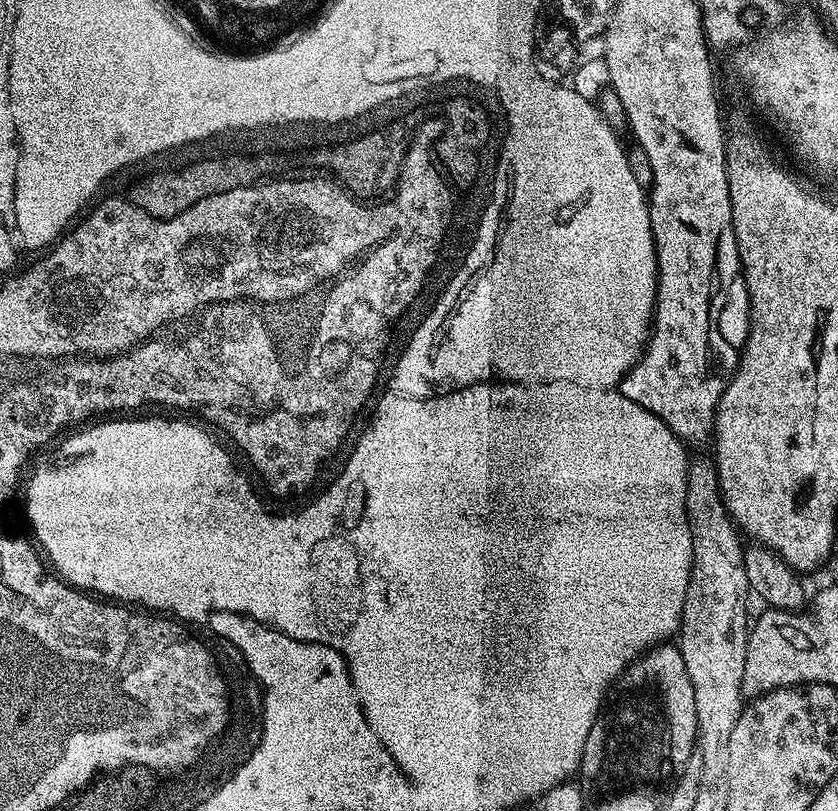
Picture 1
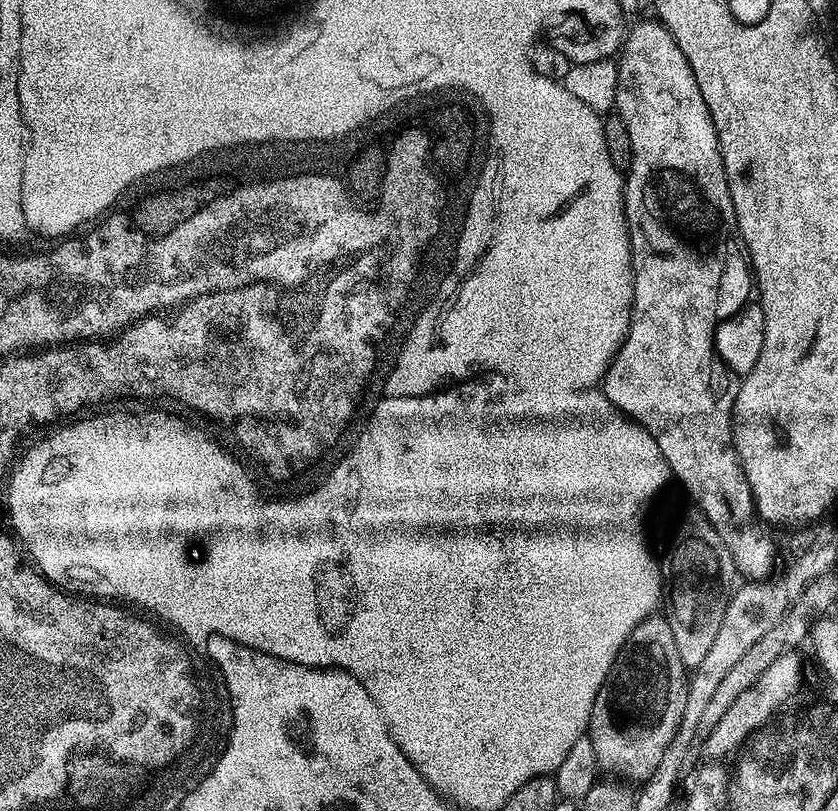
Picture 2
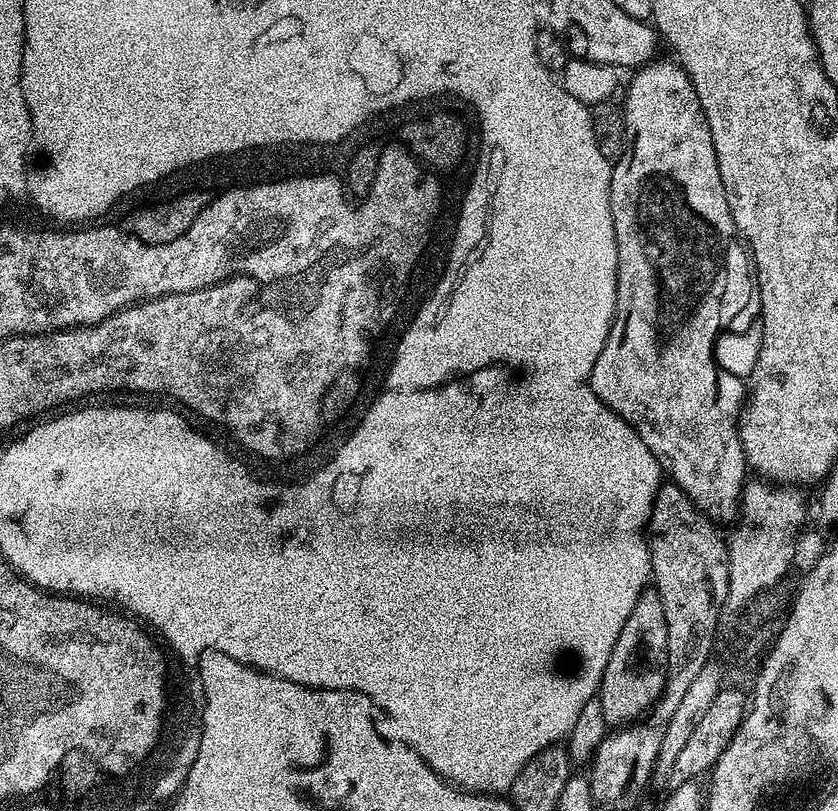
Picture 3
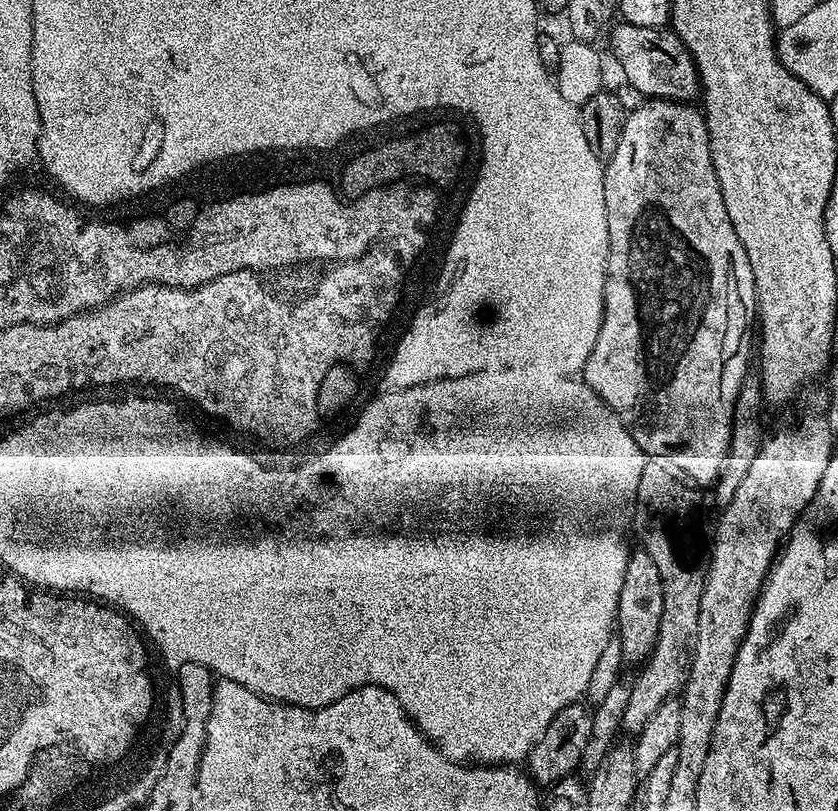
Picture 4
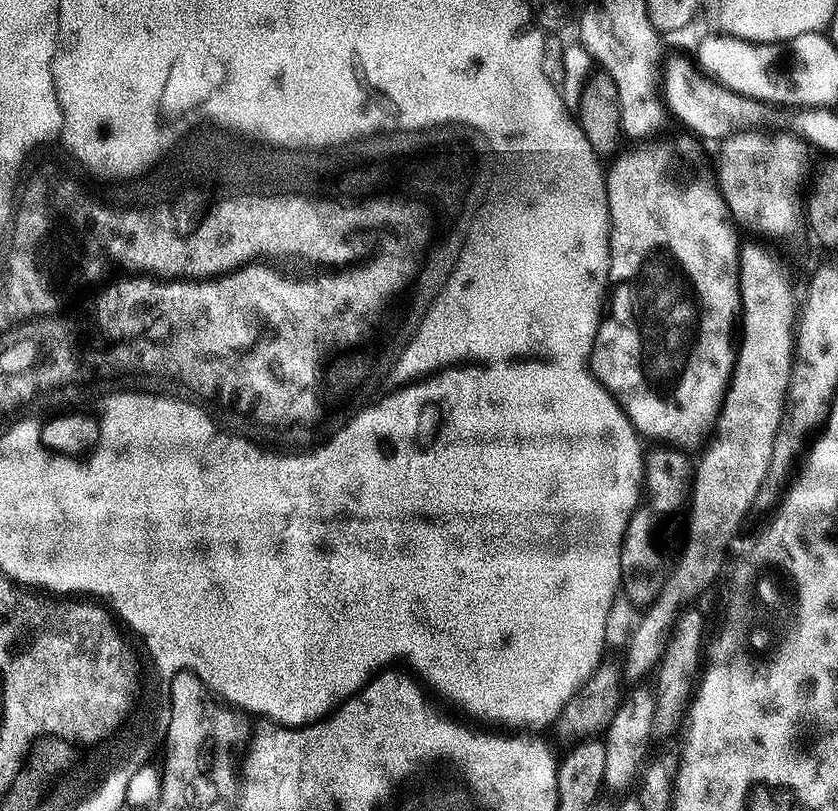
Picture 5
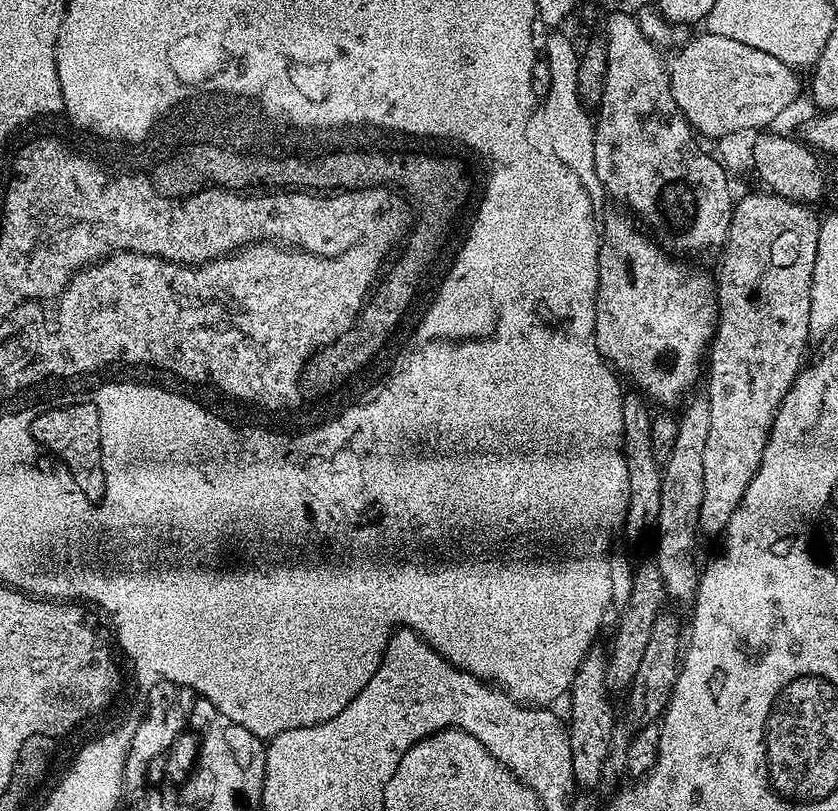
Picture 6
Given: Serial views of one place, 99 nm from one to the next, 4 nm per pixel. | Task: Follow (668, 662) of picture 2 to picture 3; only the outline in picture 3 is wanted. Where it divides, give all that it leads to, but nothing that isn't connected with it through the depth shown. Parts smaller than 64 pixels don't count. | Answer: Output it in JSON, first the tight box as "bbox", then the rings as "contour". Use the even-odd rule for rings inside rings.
{"bbox":[598,590,668,726],"contour":[[[646,590],[638,598],[638,602],[634,602],[634,610],[630,610],[630,618],[626,618],[626,622],[622,626],[622,630],[618,634],[618,642],[614,642],[614,650],[610,654],[610,662],[606,662],[606,670],[604,671],[604,677],[602,682],[598,686],[598,696],[599,699],[604,701],[602,704],[602,714],[604,715],[604,720],[608,726],[627,726],[633,722],[639,721],[641,719],[640,712],[647,713],[651,709],[652,705],[655,704],[658,697],[664,695],[664,683],[668,677],[668,655],[666,654],[666,618],[664,617],[664,611],[662,610],[662,602],[660,601],[660,596],[654,590]],[[609,700],[617,700],[618,703],[624,704],[636,704],[636,708],[624,708],[621,712],[616,712],[614,705],[609,704]]]}

